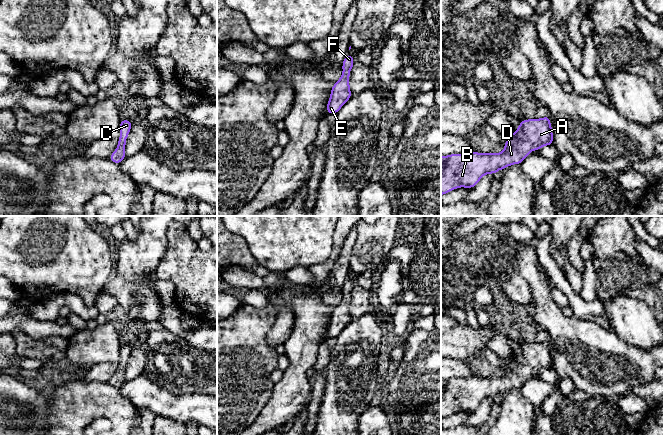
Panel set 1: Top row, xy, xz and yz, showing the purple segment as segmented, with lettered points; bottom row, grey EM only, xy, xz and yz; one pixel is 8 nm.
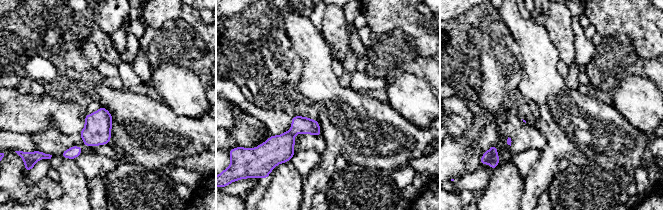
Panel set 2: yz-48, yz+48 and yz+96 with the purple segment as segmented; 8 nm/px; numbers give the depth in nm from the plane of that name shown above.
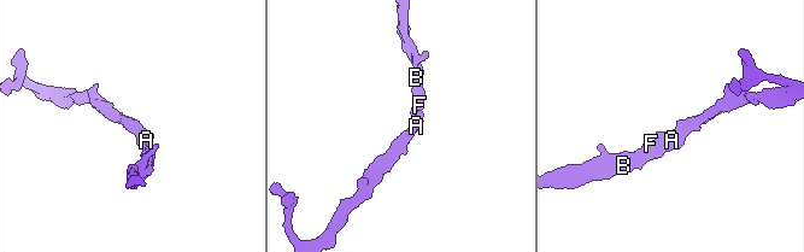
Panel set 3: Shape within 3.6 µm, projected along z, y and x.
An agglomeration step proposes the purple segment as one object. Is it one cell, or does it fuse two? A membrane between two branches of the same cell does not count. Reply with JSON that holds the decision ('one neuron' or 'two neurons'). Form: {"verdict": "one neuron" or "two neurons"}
{"verdict": "one neuron"}

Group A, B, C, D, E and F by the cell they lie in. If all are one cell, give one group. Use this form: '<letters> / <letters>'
A B C D E F

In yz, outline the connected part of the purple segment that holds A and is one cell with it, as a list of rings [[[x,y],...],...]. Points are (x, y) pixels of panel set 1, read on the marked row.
[[[549,116],[524,119],[515,134],[510,133],[503,153],[465,153],[441,156],[441,195],[455,188],[472,188],[485,174],[495,174],[512,164],[521,164],[532,152],[553,145]]]

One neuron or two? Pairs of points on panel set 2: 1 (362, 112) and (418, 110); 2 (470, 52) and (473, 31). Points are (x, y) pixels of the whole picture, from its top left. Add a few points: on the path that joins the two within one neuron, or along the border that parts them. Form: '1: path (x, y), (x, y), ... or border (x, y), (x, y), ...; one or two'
1: border (388, 102), (397, 112), (415, 125); two
2: path (470, 47), (470, 36); one

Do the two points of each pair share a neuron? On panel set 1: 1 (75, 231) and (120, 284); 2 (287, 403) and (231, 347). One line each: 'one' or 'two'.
1: two
2: two

